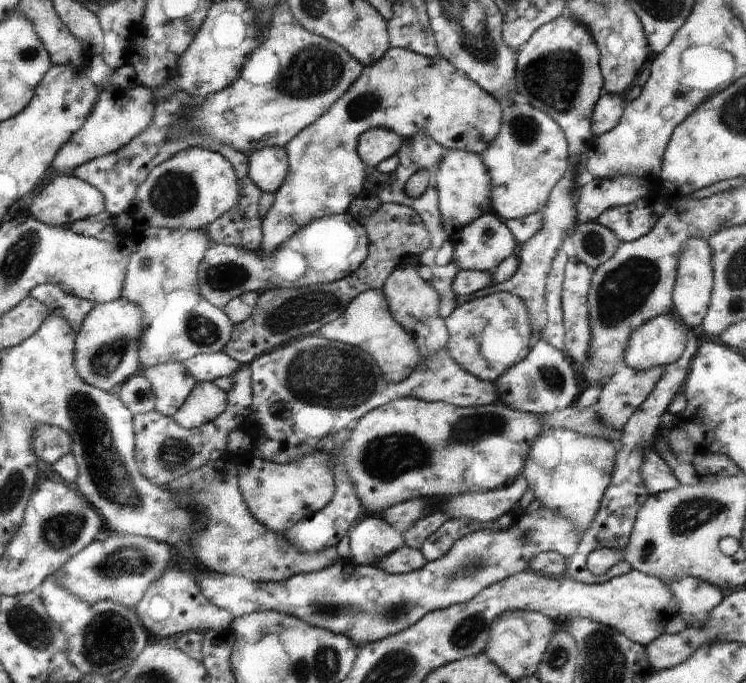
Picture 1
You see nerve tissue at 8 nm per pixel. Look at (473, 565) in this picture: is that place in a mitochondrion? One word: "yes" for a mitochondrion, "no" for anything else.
yes

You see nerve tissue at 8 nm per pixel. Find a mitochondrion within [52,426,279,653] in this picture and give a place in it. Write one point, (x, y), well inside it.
(130, 561)

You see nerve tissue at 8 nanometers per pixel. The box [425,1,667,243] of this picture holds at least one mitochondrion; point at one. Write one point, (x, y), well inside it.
(554, 79)

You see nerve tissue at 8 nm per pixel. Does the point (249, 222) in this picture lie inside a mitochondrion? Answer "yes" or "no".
no

